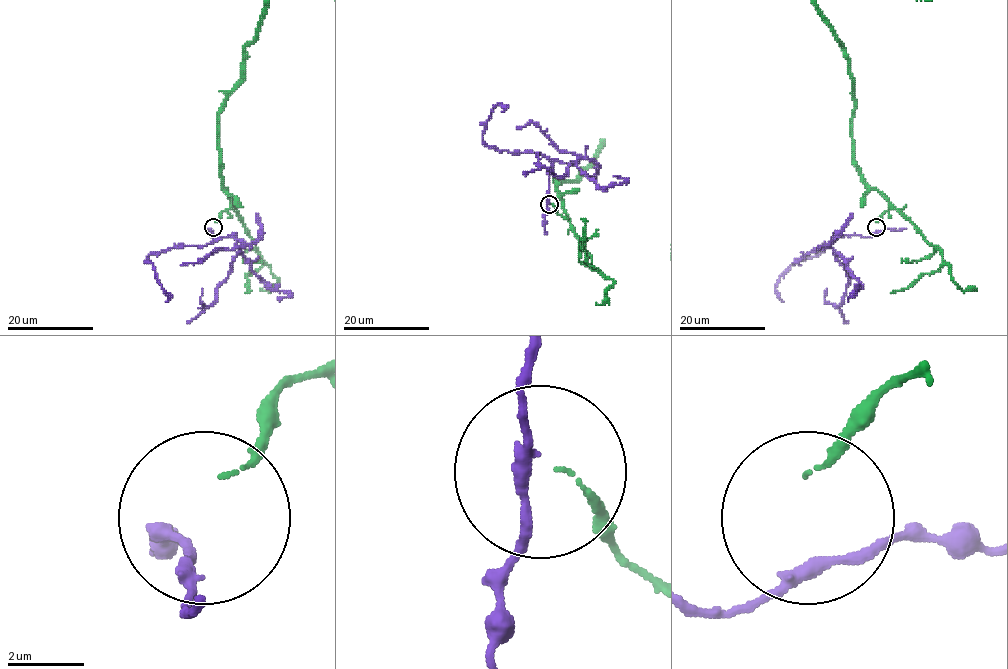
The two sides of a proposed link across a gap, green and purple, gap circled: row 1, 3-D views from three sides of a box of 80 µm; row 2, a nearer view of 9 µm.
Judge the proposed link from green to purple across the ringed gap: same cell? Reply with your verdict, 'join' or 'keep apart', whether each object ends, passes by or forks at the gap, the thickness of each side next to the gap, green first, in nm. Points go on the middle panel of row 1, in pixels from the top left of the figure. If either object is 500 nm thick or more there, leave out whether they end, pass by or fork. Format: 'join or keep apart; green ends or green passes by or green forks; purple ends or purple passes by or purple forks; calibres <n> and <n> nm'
join; green ends; purple passes by; calibres 90 and 340 nm

